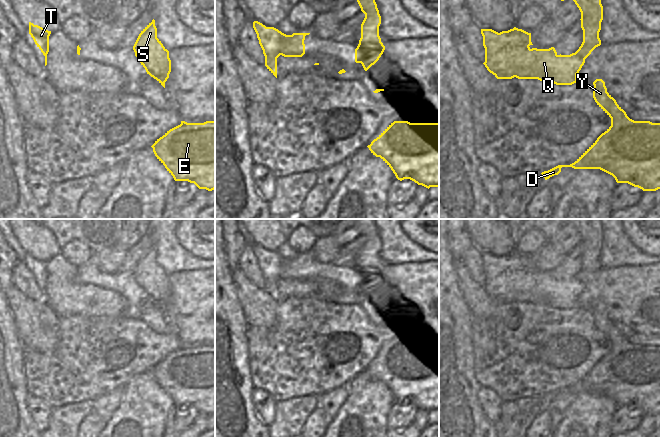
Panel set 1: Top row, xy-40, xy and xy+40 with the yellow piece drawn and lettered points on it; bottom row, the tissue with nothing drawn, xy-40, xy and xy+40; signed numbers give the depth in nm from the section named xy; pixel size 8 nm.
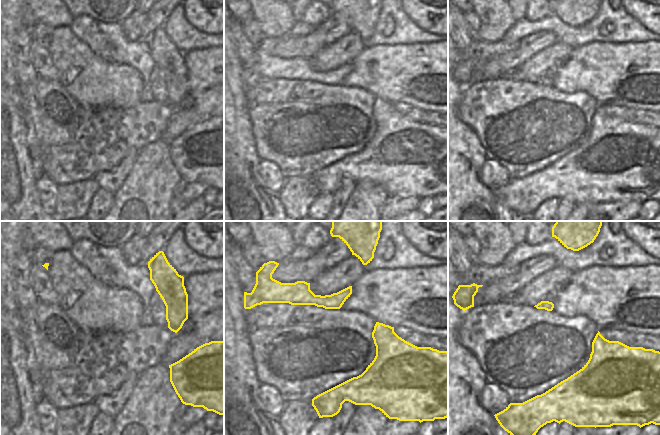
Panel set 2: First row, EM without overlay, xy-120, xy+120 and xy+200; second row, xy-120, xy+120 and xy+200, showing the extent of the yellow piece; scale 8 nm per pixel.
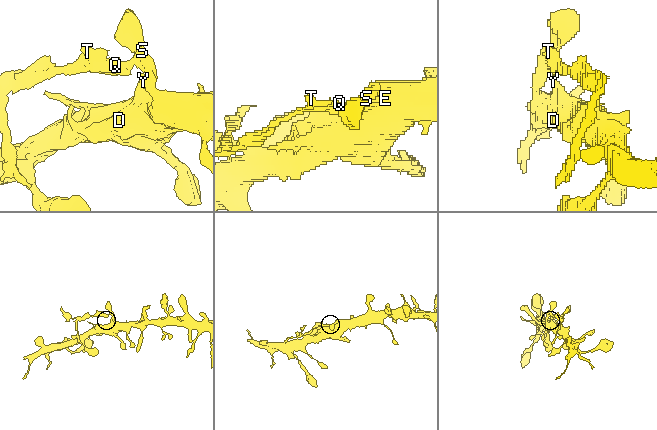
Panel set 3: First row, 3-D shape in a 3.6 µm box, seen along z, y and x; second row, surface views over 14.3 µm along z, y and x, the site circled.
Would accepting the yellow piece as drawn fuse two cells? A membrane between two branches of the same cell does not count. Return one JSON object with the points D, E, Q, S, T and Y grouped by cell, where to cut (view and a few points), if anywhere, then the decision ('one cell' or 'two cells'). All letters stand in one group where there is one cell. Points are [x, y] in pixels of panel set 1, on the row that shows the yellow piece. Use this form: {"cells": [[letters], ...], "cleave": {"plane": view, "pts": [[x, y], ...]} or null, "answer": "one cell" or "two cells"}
{"cells": [["D", "E", "S", "Y"], ["Q", "T"]], "cleave": {"plane": "xy+40", "pts": [[575, 52], [585, 58]]}, "answer": "two cells"}

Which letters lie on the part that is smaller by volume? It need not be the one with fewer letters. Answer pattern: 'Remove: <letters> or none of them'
Remove: Q, T

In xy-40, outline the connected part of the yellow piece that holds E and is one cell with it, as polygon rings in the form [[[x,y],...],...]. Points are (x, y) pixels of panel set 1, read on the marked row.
[[[181,121],[151,147],[175,181],[188,181],[208,191],[215,189],[215,121]]]

